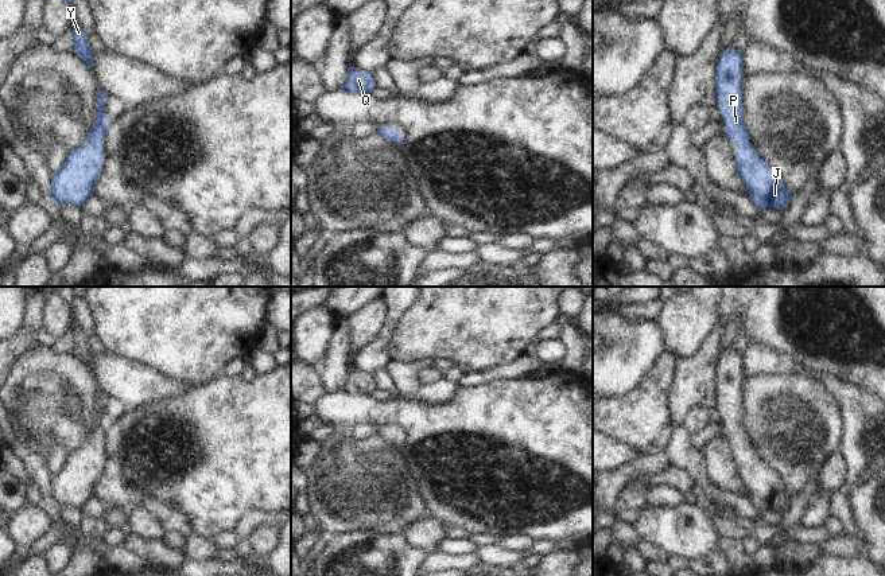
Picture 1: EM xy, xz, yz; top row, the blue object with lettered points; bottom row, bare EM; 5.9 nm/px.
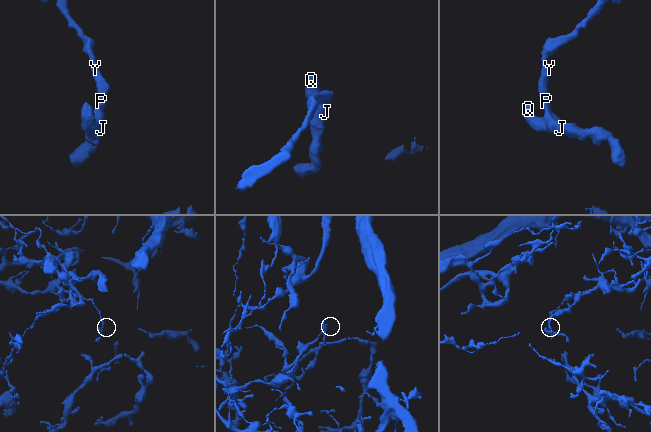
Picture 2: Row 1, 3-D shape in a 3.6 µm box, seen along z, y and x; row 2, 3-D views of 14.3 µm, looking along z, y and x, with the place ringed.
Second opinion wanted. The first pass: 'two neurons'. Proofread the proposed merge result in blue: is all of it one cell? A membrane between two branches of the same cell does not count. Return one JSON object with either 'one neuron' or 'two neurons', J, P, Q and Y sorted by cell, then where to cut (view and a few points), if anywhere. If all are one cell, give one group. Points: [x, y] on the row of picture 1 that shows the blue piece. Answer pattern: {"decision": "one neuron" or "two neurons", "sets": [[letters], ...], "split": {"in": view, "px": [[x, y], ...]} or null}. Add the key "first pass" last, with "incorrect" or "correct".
{"decision": "one neuron", "sets": [["J", "P", "Q", "Y"]], "split": null, "first pass": "incorrect"}

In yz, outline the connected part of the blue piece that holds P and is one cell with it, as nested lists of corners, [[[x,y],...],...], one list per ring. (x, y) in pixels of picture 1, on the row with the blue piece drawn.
[[[733,46],[723,51],[718,61],[715,94],[726,124],[725,135],[737,145],[737,175],[744,180],[753,203],[758,210],[765,207],[783,210],[791,202],[792,194],[777,172],[752,148],[750,135],[744,125],[742,66],[744,54]]]

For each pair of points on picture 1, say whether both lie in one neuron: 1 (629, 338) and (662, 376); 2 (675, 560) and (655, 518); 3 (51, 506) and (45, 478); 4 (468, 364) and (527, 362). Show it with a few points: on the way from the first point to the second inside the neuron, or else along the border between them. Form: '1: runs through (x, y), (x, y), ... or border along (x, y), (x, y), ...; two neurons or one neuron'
1: border along (666, 350), (635, 390); two neurons
2: border along (668, 556), (682, 555), (689, 560); two neurons
3: runs through (46, 499), (45, 485); one neuron
4: border along (517, 357), (504, 365), (477, 370); two neurons

